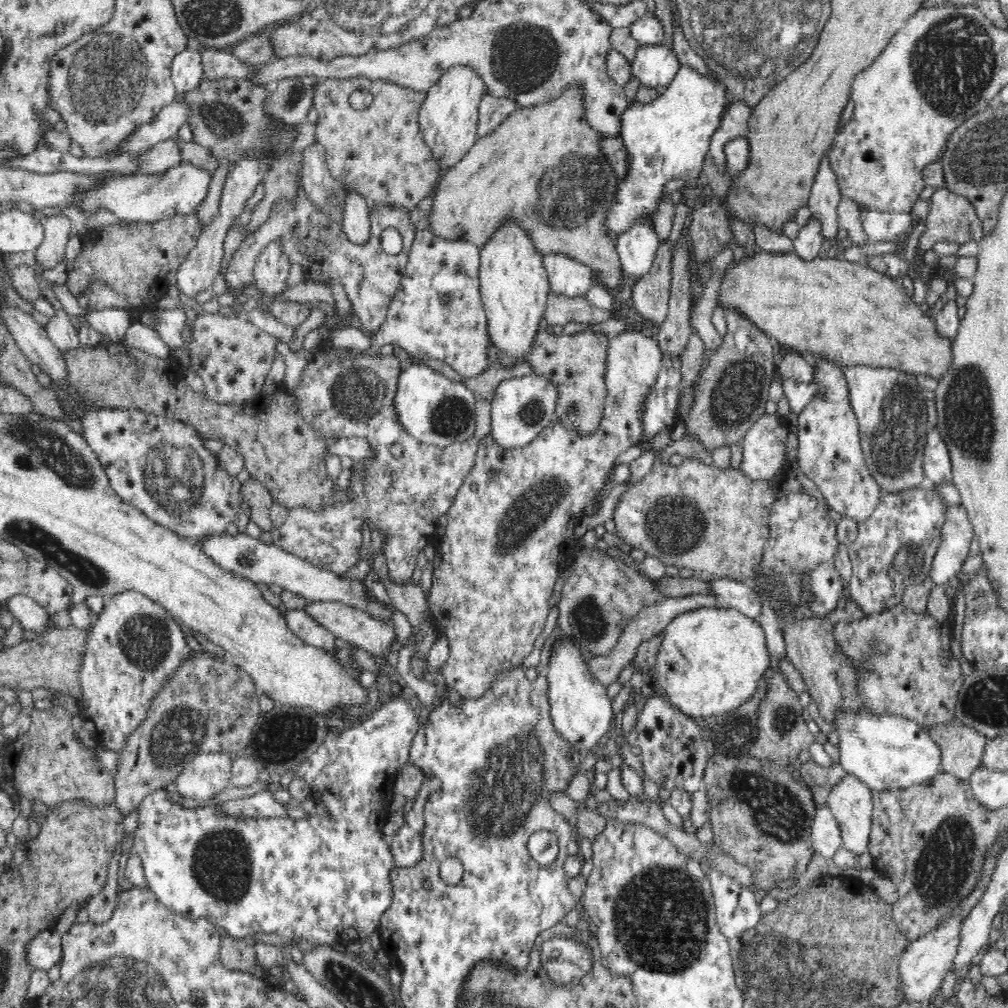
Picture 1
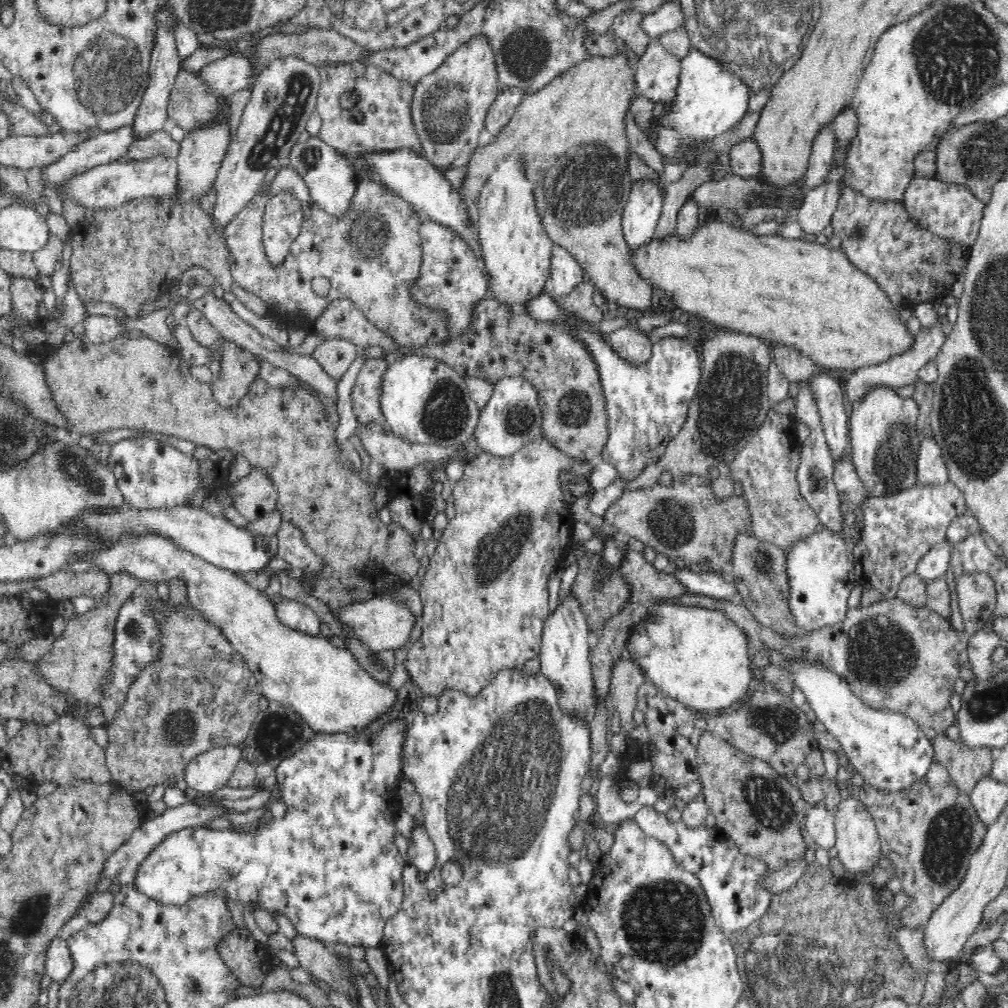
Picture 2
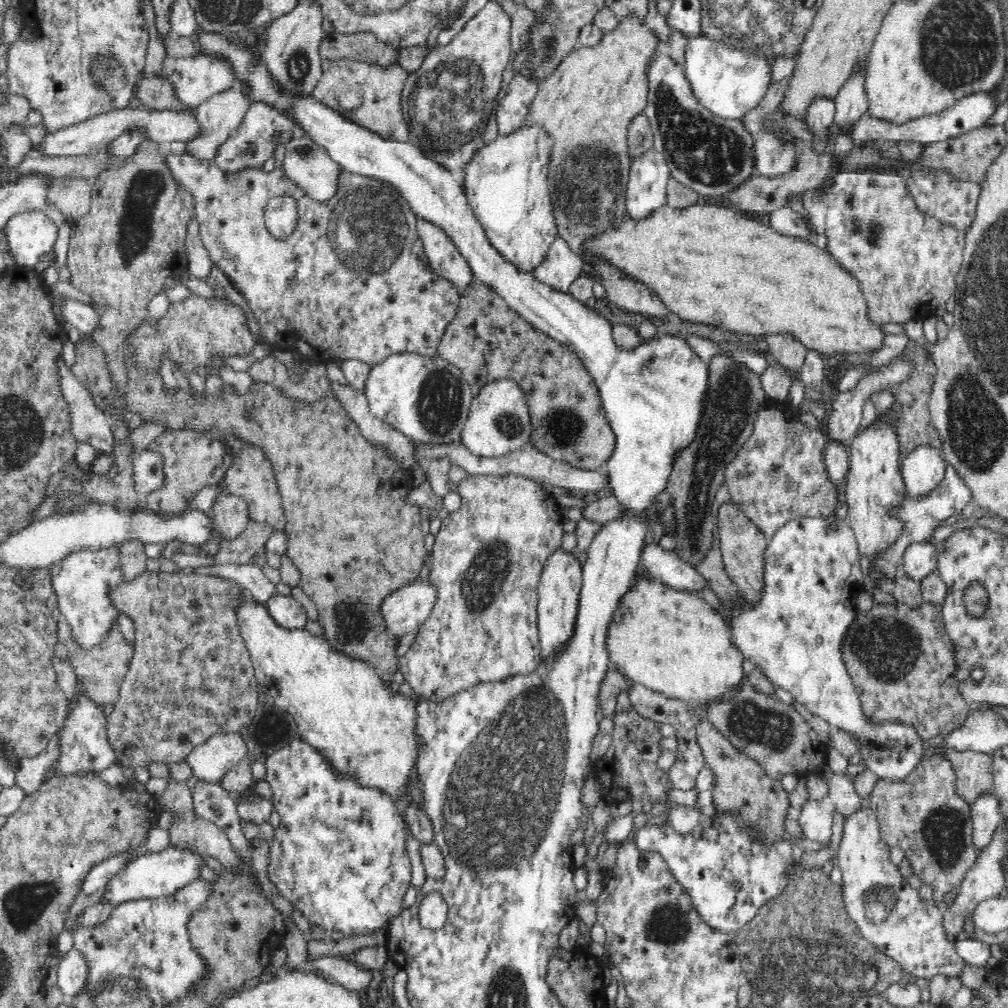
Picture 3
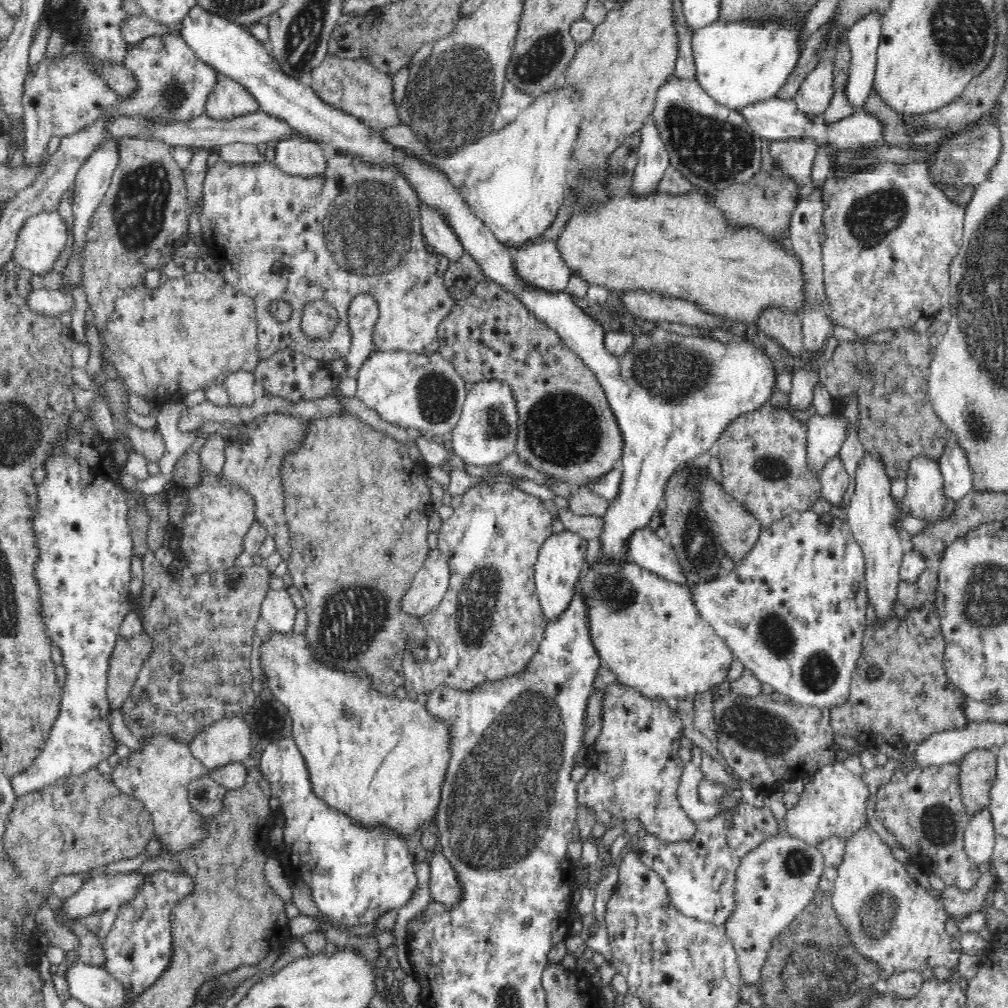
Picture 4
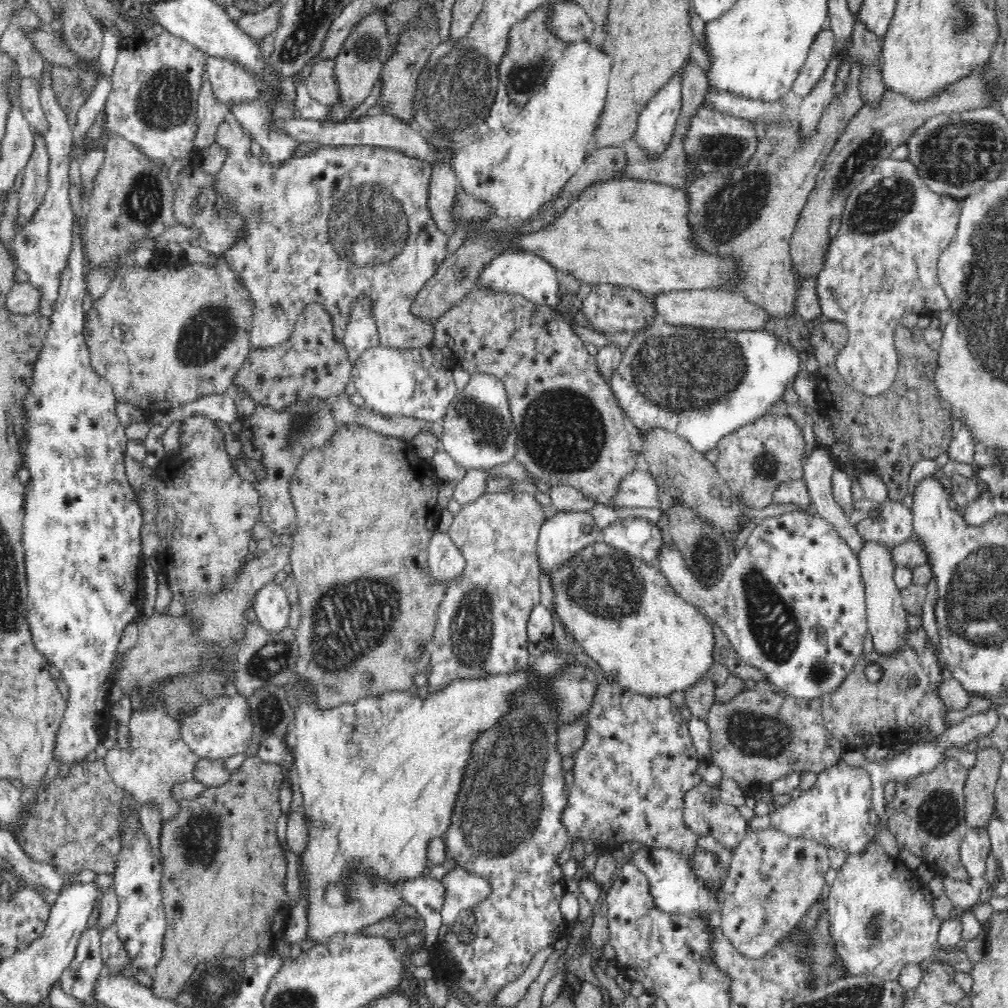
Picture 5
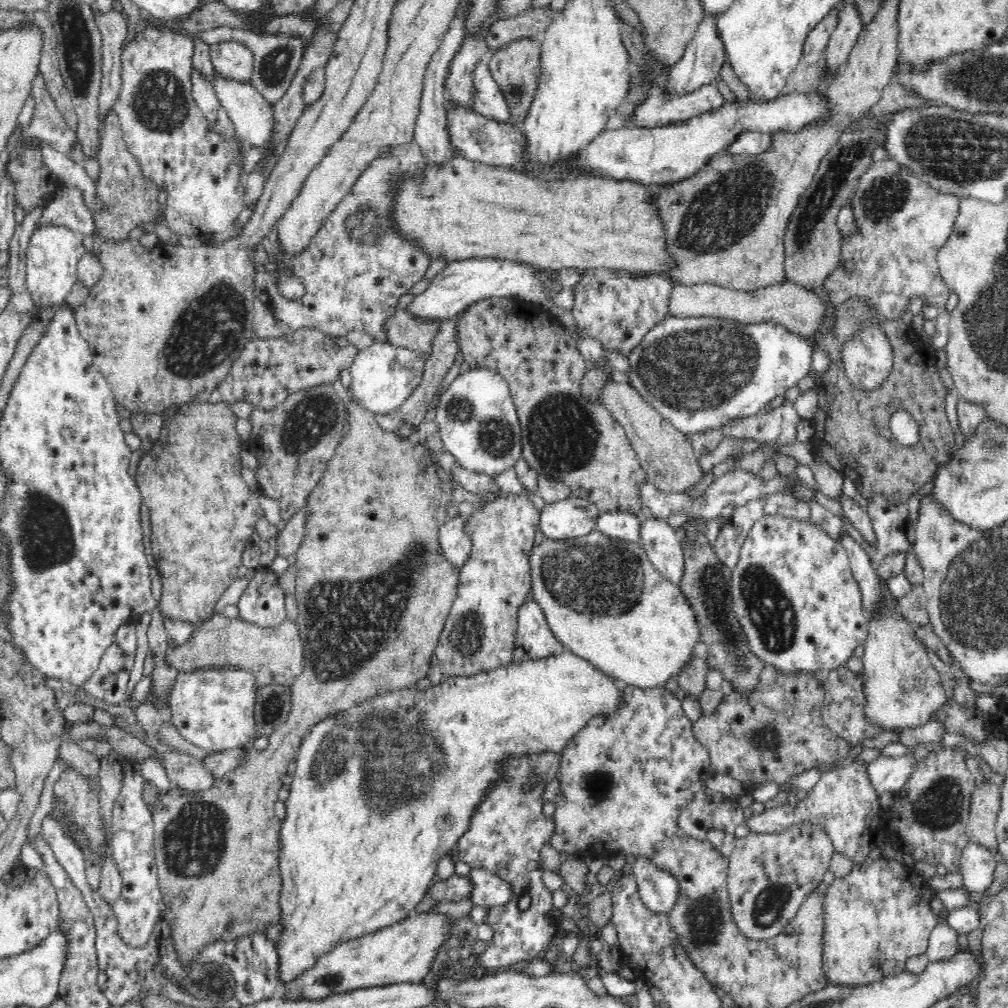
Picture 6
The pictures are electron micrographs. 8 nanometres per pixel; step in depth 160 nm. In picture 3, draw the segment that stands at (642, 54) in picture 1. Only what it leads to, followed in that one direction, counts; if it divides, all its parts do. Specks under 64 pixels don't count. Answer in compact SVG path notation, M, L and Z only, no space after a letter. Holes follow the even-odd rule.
M665 49L656 50L651 58L644 113L653 130L653 148L665 158L671 176L698 192L704 201L713 201L756 175L752 163L755 138L744 129L744 122L720 118L698 102L683 66L676 63Z

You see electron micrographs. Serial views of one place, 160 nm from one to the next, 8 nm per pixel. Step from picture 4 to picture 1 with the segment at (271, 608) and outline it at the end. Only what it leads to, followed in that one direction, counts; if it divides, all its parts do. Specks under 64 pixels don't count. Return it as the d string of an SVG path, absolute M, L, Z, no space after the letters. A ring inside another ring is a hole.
M304 609L283 610L283 615L288 628L298 638L304 639L304 642L310 643L318 649L324 649L324 651L333 651L334 649L336 649L336 653L343 651L342 648L336 647L336 636L312 619Z

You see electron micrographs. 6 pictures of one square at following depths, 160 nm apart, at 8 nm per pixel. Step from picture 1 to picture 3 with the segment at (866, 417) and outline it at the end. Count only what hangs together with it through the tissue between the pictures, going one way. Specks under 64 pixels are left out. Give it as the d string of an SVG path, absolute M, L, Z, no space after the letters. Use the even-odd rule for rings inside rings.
M892 408L886 410L885 412L881 412L879 415L876 414L876 418L862 429L859 429L858 426L856 434L854 434L853 438L847 443L847 448L849 449L849 469L842 491L842 500L843 503L847 506L846 518L849 525L851 526L851 529L854 531L859 552L864 554L864 556L868 559L872 558L874 554L879 554L880 552L882 552L882 550L887 550L888 547L892 546L892 544L899 538L898 534L900 534L900 530L903 530L903 522L898 521L898 519L896 519L896 517L892 517L892 515L888 515L887 512L888 506L899 506L900 502L903 502L906 496L905 482L903 481L903 476L901 476L901 464L903 463L904 456L901 456L901 450L899 449L899 440L897 437L897 432L895 431L895 422L897 421L897 418L895 418L895 412L891 411Z

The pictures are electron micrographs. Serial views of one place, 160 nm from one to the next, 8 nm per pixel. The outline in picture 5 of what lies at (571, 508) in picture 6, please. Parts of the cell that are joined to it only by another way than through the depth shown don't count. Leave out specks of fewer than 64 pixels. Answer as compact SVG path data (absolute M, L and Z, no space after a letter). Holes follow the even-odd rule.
M588 509L558 511L552 518L545 519L537 541L539 567L549 574L552 569L558 568L570 559L576 551L600 539L599 529L594 515Z

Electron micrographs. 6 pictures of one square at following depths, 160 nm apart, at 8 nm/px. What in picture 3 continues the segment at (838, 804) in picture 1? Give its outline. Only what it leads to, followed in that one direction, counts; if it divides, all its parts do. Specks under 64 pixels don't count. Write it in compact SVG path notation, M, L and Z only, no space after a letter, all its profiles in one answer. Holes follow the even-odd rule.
M861 807L856 813L845 818L842 828L842 840L836 850L836 862L842 873L844 886L843 901L845 912L857 924L861 936L871 944L876 944L880 953L895 961L904 973L908 973L915 981L929 980L933 976L956 977L963 970L965 962L956 952L954 941L946 938L943 925L943 910L934 901L918 900L918 892L906 884L900 876L899 867L890 868L890 847L883 841L876 814L871 808Z

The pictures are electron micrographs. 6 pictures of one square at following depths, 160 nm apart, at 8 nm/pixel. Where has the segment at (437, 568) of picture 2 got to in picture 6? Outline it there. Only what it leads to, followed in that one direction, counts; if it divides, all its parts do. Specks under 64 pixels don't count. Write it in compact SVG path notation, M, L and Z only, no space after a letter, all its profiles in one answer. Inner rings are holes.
M513 493L503 495L484 508L475 509L468 516L466 529L472 535L473 548L468 560L460 567L456 598L435 648L438 668L444 677L472 676L512 662L512 648L517 634L517 608L533 600L527 554L534 546L538 524L539 512L531 500Z

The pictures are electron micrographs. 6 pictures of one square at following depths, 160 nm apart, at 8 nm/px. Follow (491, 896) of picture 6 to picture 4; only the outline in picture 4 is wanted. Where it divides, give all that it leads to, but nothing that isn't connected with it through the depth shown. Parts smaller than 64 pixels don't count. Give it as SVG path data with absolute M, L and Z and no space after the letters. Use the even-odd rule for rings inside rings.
M438 848L430 852L428 861L431 900L440 904L444 911L453 911L464 900L464 888L457 871Z

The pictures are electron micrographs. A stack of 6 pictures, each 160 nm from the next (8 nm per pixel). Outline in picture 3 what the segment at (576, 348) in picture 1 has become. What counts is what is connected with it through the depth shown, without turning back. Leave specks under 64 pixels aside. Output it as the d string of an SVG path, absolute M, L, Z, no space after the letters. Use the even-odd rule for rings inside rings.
M475 279L474 284L461 296L457 313L452 322L449 323L448 328L446 328L444 336L442 336L442 342L440 342L438 346L437 354L440 358L448 361L448 363L452 363L452 365L458 367L461 370L464 380L467 380L470 384L483 386L500 379L512 379L516 381L517 384L520 385L521 390L524 391L524 395L526 395L526 401L528 401L530 410L529 416L531 416L532 428L530 445L538 452L547 454L554 460L564 461L568 465L573 466L573 468L584 470L603 469L606 460L612 456L615 446L614 431L612 431L612 427L610 427L606 413L603 410L603 402L600 399L597 384L588 372L588 369L584 366L581 358L566 345L548 337L544 332L541 332L539 329L531 326L526 320L523 320L516 311L512 311L511 308L508 307L508 304L493 289L480 280Z

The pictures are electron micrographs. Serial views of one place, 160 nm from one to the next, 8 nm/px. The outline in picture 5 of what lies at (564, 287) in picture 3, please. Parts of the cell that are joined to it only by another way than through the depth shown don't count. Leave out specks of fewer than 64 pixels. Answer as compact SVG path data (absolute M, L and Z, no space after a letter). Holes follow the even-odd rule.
M518 250L518 252L502 252L496 255L490 262L484 263L482 266L476 285L478 286L475 290L519 295L529 302L562 312L563 301L558 298L559 282L556 269L530 252Z

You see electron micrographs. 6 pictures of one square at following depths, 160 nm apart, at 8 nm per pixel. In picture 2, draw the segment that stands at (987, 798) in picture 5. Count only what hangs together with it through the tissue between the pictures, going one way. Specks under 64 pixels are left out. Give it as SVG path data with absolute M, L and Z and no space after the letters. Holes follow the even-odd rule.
M944 733L938 740L934 741L934 750L935 760L946 768L961 793L972 793L972 790L977 786L977 782L991 774L993 759L991 750L987 747L968 747L962 743L962 740L954 741Z

